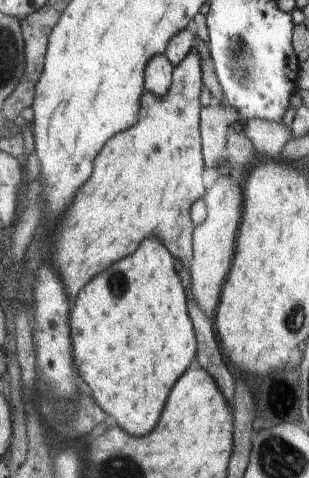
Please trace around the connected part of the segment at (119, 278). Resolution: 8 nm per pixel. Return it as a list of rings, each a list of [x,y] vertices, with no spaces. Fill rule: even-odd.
[[[148,237],[138,246],[136,252],[122,260],[111,264],[102,274],[98,273],[92,280],[86,283],[80,290],[76,300],[70,306],[69,325],[71,332],[71,345],[73,361],[79,378],[86,392],[96,401],[96,404],[114,420],[113,425],[124,430],[131,436],[146,436],[152,432],[152,428],[158,424],[161,412],[166,404],[168,395],[176,384],[176,381],[190,368],[192,360],[196,358],[197,340],[191,318],[187,311],[187,294],[181,283],[181,274],[174,269],[174,257],[168,249],[155,237]]]

